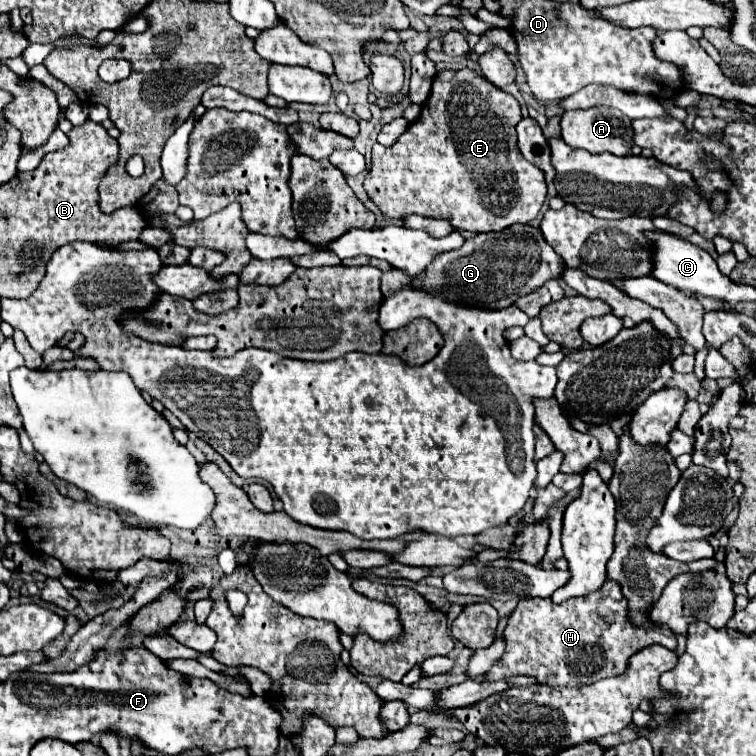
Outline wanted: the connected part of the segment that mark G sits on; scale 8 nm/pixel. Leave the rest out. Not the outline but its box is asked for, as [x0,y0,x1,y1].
[380,224,566,310]

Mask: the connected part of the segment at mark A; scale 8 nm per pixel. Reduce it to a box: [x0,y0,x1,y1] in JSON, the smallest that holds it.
[562,106,632,156]

